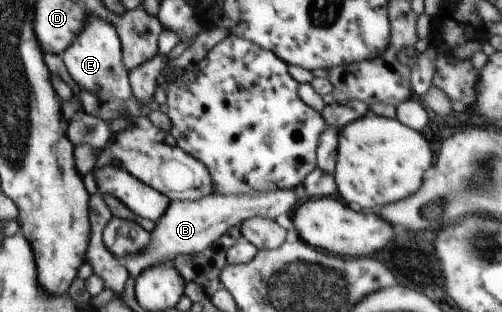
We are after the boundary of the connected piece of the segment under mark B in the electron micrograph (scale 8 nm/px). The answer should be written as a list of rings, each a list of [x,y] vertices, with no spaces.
[[[293,190],[269,191],[258,195],[220,195],[213,192],[195,200],[172,201],[165,214],[154,222],[147,248],[141,253],[123,257],[120,262],[127,269],[128,276],[136,277],[147,267],[171,263],[179,255],[201,252],[227,232],[228,228],[238,226],[246,218],[257,215],[275,220],[280,214],[290,214],[294,206]]]

